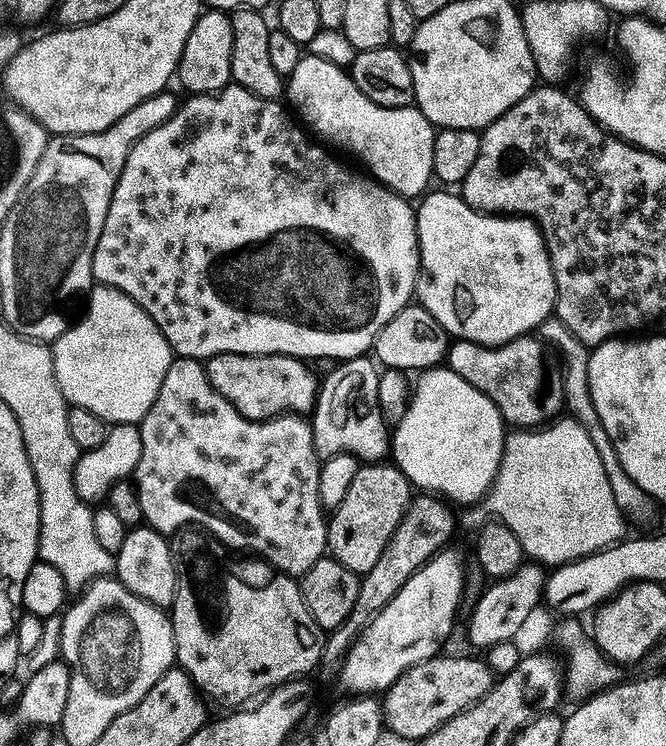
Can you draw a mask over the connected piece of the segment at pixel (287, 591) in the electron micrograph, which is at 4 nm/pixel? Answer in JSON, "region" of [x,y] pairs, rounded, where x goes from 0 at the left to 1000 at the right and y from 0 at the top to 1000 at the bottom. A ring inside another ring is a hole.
{"region":[[[282,751],[270,761],[270,779],[264,783],[264,811],[255,815],[258,834],[264,839],[264,883],[269,894],[276,897],[276,902],[294,916],[296,924],[314,940],[317,940],[315,937],[326,938],[327,942],[338,944],[342,952],[359,950],[366,944],[363,942],[365,938],[378,938],[383,933],[395,934],[408,928],[410,924],[420,922],[438,913],[449,913],[452,909],[462,909],[462,905],[474,894],[477,897],[482,894],[489,849],[485,842],[477,839],[477,834],[471,834],[471,823],[465,823],[462,808],[456,804],[455,787],[435,772],[420,769],[413,775],[416,777],[405,779],[398,788],[383,788],[378,783],[365,783],[363,779],[353,777],[348,772],[342,772],[338,777],[330,777],[323,783],[318,779],[318,756],[312,751]]]}

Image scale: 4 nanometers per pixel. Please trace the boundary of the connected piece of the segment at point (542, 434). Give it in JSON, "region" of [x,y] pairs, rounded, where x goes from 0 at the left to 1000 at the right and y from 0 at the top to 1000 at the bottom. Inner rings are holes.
{"region":[[[851,562],[803,576],[770,578],[757,591],[751,633],[730,666],[730,676],[739,680],[739,692],[778,721],[788,747],[823,764],[860,756],[863,751],[877,751],[895,740],[905,740],[908,735],[920,735],[940,718],[940,692],[922,668],[919,647],[910,635],[910,625],[904,625],[898,598],[892,598],[883,576],[871,570],[869,563]]]}

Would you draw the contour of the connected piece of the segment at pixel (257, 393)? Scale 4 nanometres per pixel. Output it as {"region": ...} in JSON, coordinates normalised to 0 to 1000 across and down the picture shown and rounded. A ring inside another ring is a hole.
{"region":[[[332,477],[327,483],[336,508],[333,524],[341,536],[353,539],[353,544],[371,563],[401,566],[428,555],[462,555],[470,551],[471,538],[477,529],[477,509],[468,505],[461,487],[432,477]]]}

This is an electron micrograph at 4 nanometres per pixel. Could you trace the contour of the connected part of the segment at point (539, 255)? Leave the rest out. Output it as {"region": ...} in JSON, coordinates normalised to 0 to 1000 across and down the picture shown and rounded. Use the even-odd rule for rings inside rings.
{"region":[[[647,260],[638,261],[634,271],[637,275],[629,275],[628,288],[625,291],[625,307],[628,308],[628,319],[631,320],[631,374],[625,377],[625,397],[628,398],[628,408],[638,413],[647,424],[647,428],[662,434],[676,449],[685,450],[686,457],[703,456],[709,461],[725,461],[728,466],[748,466],[752,461],[770,461],[773,456],[785,456],[799,445],[803,440],[811,440],[823,428],[830,428],[835,417],[835,374],[832,373],[832,362],[829,361],[829,347],[823,339],[823,327],[817,323],[817,314],[812,311],[811,304],[805,302],[802,295],[791,292],[776,292],[773,290],[748,290],[743,287],[734,287],[730,284],[719,284],[712,282],[704,273],[697,269],[695,261],[685,260],[685,263],[646,263]]]}

